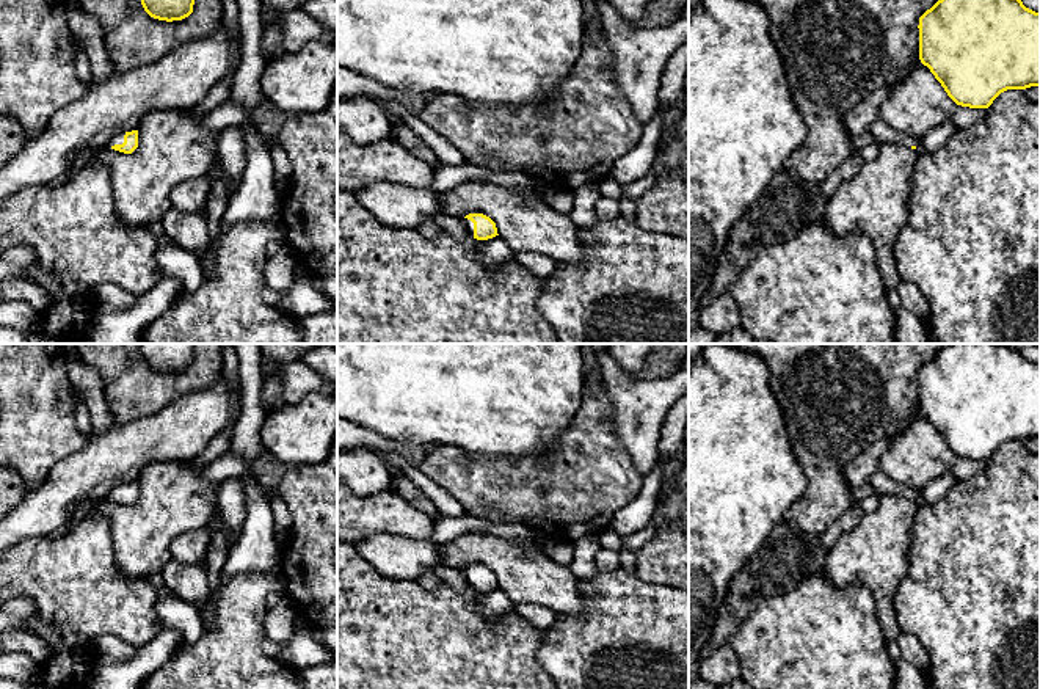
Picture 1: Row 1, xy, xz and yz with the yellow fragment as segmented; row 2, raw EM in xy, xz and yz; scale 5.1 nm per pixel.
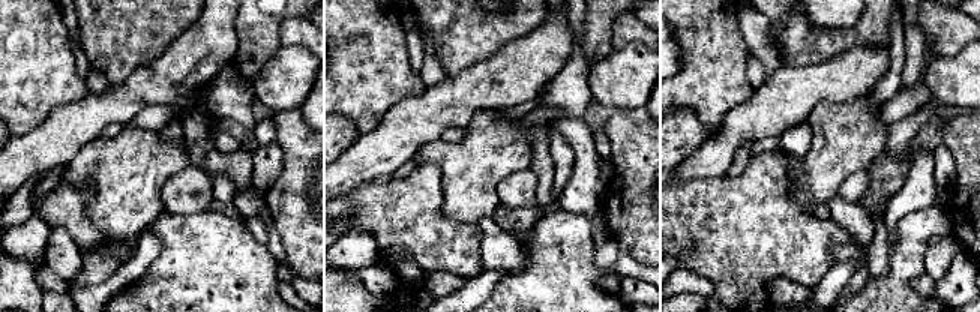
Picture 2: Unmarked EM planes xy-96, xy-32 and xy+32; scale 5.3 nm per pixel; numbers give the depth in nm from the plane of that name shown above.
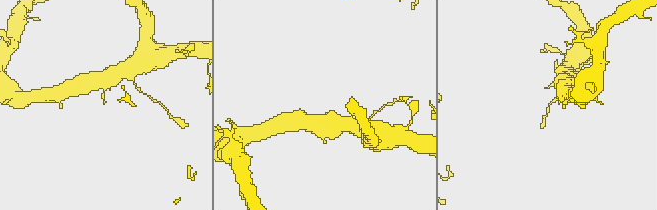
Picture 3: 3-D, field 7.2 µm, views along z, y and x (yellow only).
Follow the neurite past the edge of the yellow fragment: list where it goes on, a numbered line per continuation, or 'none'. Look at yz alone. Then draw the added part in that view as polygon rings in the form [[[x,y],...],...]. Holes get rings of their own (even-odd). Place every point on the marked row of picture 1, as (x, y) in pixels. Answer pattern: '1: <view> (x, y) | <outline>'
1: yz (883, 134) | [[[880,118],[867,127],[867,132],[871,132],[877,138],[878,144],[896,143],[896,144],[904,144],[908,148],[915,146],[916,152],[919,154],[922,138],[913,138],[905,133],[900,133],[900,132],[891,129]]]

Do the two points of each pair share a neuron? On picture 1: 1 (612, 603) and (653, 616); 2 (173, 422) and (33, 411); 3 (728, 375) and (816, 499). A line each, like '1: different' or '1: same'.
1: same
2: different
3: different

